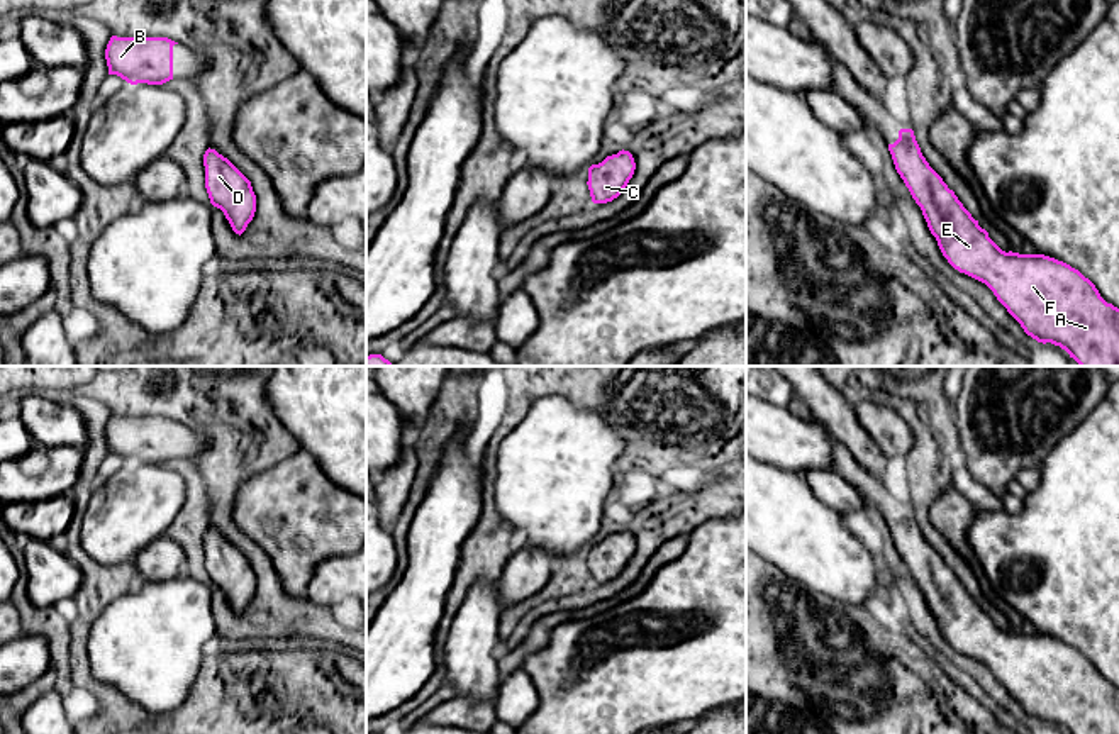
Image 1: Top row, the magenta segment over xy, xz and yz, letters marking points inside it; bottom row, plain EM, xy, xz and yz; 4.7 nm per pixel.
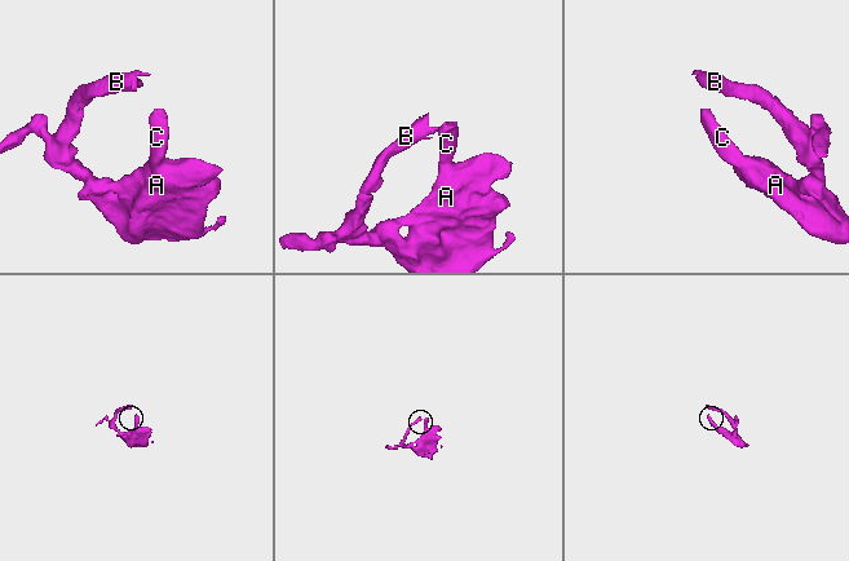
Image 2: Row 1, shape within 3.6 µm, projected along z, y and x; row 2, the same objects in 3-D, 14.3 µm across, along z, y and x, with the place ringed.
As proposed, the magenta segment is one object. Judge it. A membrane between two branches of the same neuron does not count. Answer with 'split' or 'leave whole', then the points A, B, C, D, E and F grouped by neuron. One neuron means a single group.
leave whole; A B C D E F

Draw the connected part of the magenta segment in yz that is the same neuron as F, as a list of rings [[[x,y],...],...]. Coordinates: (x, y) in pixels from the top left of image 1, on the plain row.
[[[900,509],[899,519],[888,524],[888,531],[948,642],[985,663],[1027,715],[1043,724],[1060,726],[1068,734],[1119,734],[1119,688],[1107,683],[1088,658],[1044,634],[1002,631],[929,546],[912,509]]]

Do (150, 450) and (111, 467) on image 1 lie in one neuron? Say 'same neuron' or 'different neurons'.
different neurons

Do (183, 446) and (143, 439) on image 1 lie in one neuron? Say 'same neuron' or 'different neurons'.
same neuron

